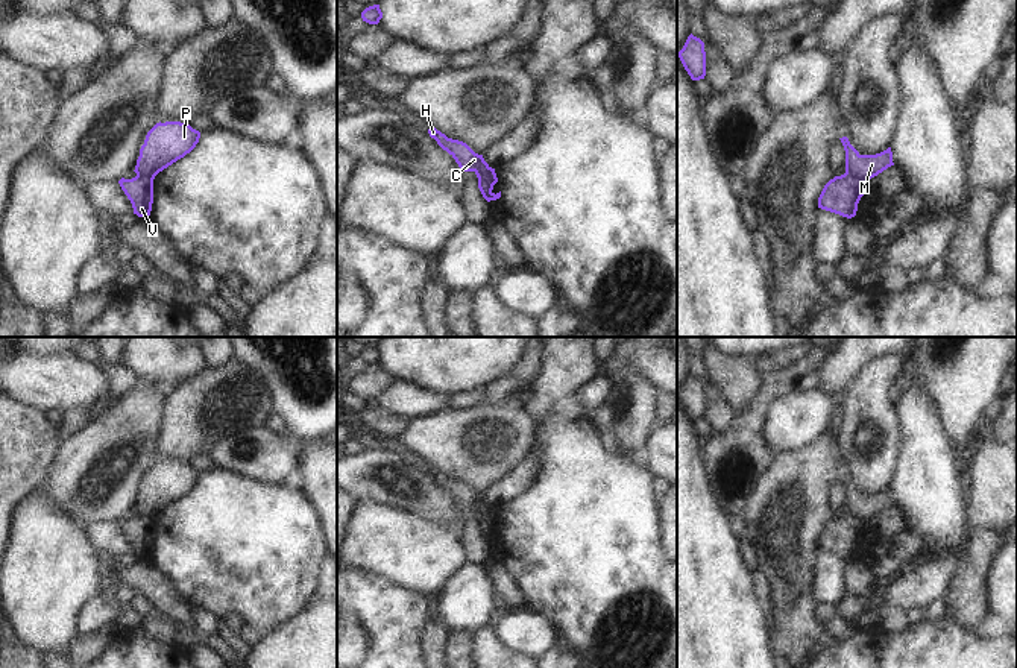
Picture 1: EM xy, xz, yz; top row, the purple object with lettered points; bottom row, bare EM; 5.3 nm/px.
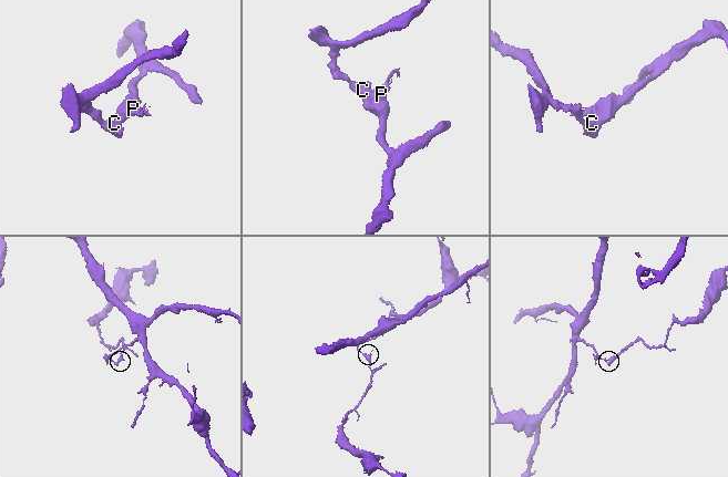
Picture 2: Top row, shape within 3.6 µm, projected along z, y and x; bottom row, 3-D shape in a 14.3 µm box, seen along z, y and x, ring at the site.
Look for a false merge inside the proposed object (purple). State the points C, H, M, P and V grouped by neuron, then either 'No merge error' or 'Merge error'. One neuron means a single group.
Groups: C H V / M P. Merge error.

